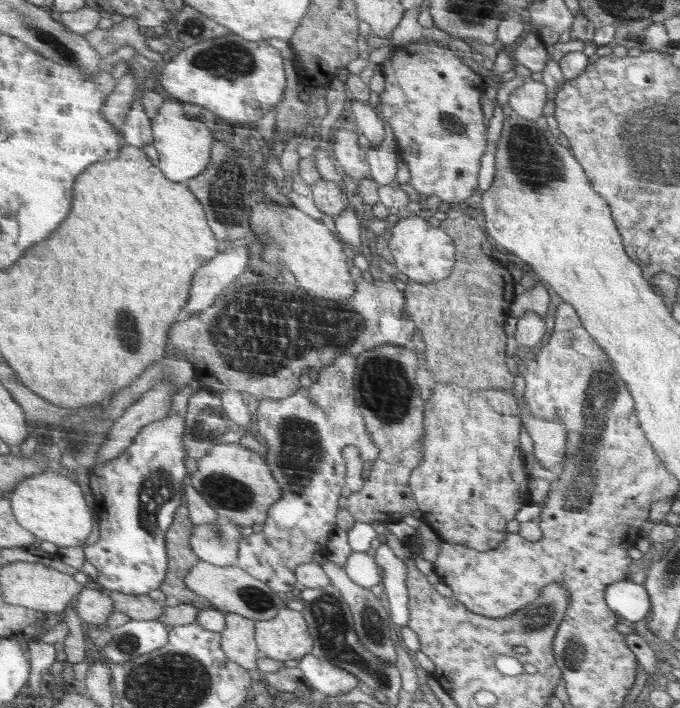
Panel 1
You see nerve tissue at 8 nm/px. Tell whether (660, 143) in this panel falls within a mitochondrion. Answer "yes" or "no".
yes

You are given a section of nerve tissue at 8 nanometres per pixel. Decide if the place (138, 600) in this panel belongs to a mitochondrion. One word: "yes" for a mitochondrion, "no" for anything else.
no

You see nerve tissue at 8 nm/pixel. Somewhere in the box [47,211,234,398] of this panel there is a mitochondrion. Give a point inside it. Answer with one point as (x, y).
(126, 326)

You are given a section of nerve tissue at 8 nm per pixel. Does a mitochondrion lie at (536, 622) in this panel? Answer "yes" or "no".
yes

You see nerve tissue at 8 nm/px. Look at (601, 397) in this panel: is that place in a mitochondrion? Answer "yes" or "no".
yes

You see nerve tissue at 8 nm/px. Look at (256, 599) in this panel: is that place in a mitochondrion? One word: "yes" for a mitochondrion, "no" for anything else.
yes

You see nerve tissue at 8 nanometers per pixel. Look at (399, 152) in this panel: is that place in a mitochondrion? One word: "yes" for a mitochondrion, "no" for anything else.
no

